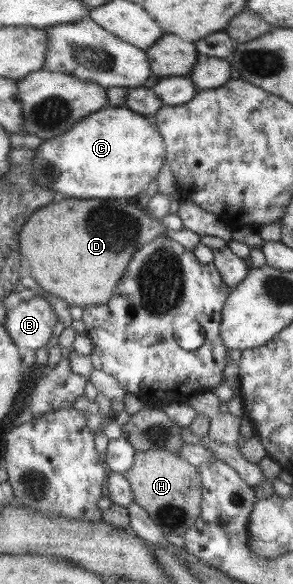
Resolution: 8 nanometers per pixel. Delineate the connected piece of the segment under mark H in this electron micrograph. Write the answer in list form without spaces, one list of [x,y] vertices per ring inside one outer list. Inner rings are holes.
[[[162,449],[135,452],[132,465],[128,471],[123,473],[123,476],[129,484],[133,503],[146,511],[149,518],[162,530],[162,533],[182,536],[196,523],[201,504],[200,476],[197,468],[178,457],[176,453]]]

